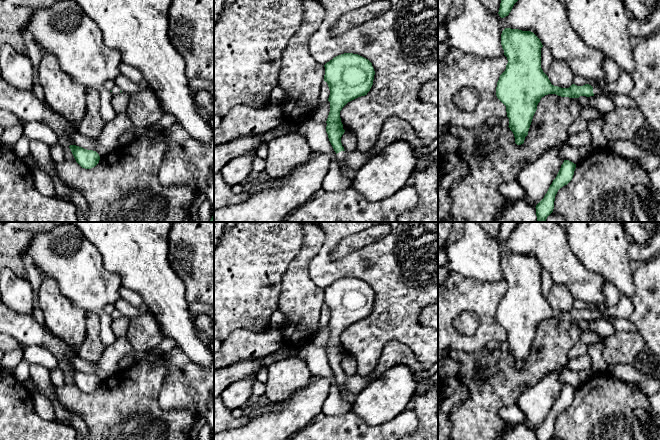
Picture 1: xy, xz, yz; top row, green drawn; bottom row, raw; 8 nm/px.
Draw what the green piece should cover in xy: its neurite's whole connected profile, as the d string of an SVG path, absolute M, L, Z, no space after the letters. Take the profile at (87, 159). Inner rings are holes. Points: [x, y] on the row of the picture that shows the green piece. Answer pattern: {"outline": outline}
{"outline": "M70 145L69 148L76 162L82 168L91 169L99 163L100 156L96 151L87 150L76 145Z"}

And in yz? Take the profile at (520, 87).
{"outline": "M505 28L501 34L501 45L508 63L497 82L496 96L506 106L508 127L517 145L524 143L537 105L548 94L569 98L604 94L617 107L636 107L629 95L606 94L602 89L593 88L589 84L572 84L569 88L552 85L541 68L543 45L531 31Z"}

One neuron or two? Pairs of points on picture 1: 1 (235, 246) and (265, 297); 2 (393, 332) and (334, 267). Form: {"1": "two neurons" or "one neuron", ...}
{"1": "one neuron", "2": "one neuron"}

